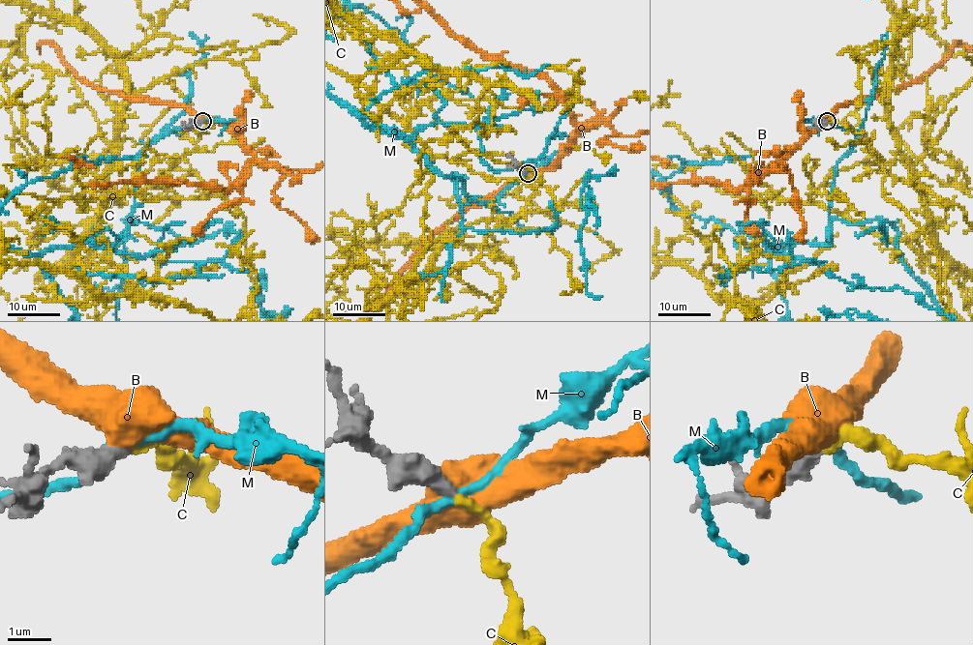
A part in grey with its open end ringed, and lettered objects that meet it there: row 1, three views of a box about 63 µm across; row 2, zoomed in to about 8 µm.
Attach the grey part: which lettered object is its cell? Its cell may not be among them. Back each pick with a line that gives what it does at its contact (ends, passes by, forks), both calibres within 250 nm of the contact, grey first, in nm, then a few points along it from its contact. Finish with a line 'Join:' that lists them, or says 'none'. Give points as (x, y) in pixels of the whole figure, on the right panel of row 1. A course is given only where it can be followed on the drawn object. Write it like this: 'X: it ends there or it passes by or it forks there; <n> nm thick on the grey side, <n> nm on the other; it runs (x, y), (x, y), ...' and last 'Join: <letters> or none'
C: it ends there; 440 nm thick on the grey side, 200 nm on the other
Join: C

